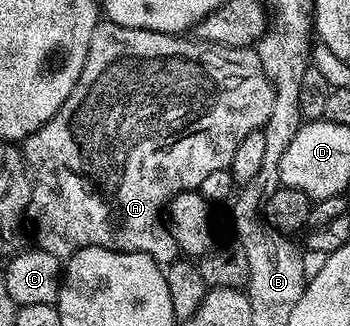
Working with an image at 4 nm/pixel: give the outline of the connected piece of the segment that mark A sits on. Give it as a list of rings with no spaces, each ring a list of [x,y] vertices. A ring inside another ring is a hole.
[[[107,20],[97,21],[94,32],[90,36],[90,48],[86,56],[86,64],[82,68],[82,76],[78,76],[78,84],[70,92],[68,98],[60,102],[60,110],[53,118],[33,134],[23,139],[24,160],[32,176],[31,213],[36,214],[36,242],[41,250],[50,252],[56,258],[67,260],[74,252],[82,248],[97,246],[107,250],[121,250],[127,254],[148,254],[158,263],[167,264],[178,257],[176,242],[168,233],[162,215],[175,194],[183,190],[199,191],[202,180],[210,176],[210,172],[229,169],[234,160],[234,151],[238,144],[250,136],[250,132],[263,130],[266,120],[270,120],[270,112],[274,108],[274,88],[266,76],[262,64],[258,60],[255,49],[220,46],[218,43],[193,40],[188,36],[163,34],[157,30],[139,30],[138,28],[122,28],[122,24]]]

